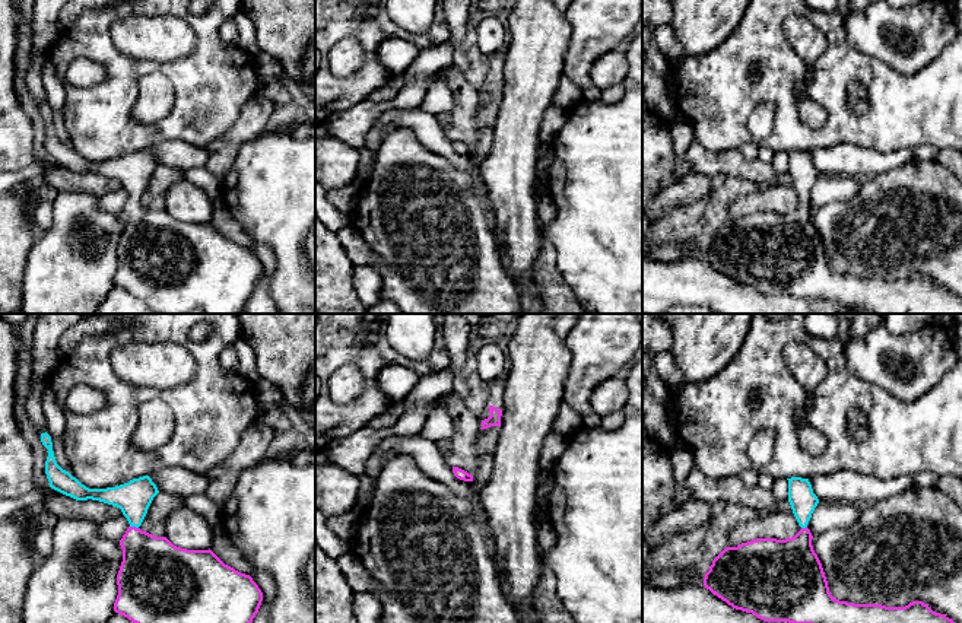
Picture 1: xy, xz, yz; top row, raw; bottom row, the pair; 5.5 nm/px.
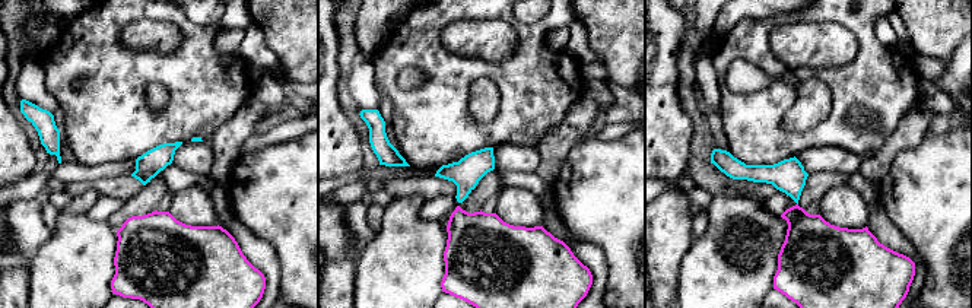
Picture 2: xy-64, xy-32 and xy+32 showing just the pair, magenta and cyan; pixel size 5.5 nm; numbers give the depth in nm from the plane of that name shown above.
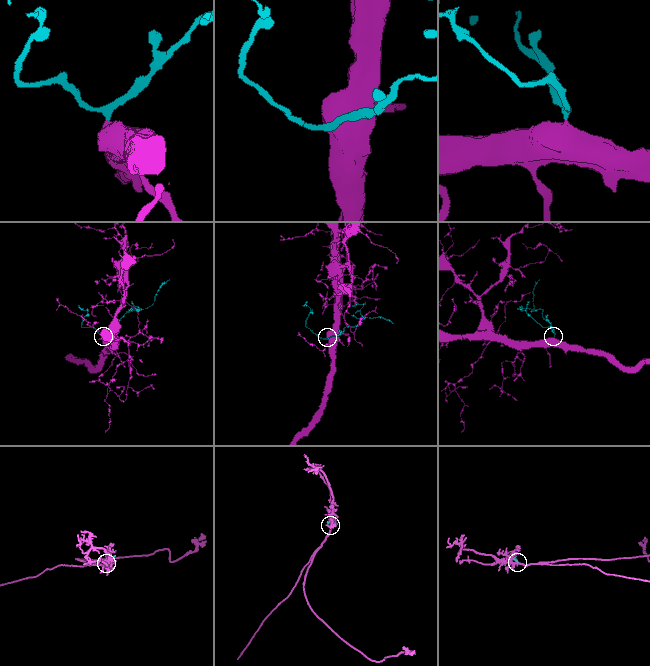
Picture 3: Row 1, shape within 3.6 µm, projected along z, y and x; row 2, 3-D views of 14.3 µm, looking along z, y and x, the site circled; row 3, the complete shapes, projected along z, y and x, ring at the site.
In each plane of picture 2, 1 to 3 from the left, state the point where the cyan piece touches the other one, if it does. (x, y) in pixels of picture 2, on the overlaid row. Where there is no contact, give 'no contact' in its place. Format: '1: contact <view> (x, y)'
1: no contact
2: no contact
3: no contact

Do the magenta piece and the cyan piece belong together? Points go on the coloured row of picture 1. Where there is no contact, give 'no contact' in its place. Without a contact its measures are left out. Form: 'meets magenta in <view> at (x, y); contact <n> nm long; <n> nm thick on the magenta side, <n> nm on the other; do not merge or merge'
meets magenta in xy at (135, 527); contact 50 nm long; 340 nm thick on the magenta side, 190 nm on the other; merge

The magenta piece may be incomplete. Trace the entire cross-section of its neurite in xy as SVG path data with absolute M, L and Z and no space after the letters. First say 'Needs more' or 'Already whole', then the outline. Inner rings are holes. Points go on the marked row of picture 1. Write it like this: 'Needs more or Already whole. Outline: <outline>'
Needs more. Outline: M41 433L41 442L48 449L45 474L50 487L76 500L99 500L121 509L130 527L120 540L123 562L117 575L118 595L114 611L127 617L133 623L251 623L263 601L263 592L250 575L241 573L225 565L210 549L187 550L174 546L166 537L155 537L142 531L142 525L153 498L159 493L149 476L133 479L128 483L107 487L89 489L69 471L63 470L54 457L51 436Z

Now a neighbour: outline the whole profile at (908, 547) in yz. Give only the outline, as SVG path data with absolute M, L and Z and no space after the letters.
M915 484L866 505L853 525L820 533L812 538L812 546L834 598L886 607L923 601L962 623L962 509L937 487Z

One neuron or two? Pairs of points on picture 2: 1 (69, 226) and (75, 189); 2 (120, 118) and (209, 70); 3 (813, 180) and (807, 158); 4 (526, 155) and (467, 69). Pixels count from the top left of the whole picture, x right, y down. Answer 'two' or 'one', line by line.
1: two
2: one
3: two
4: two

